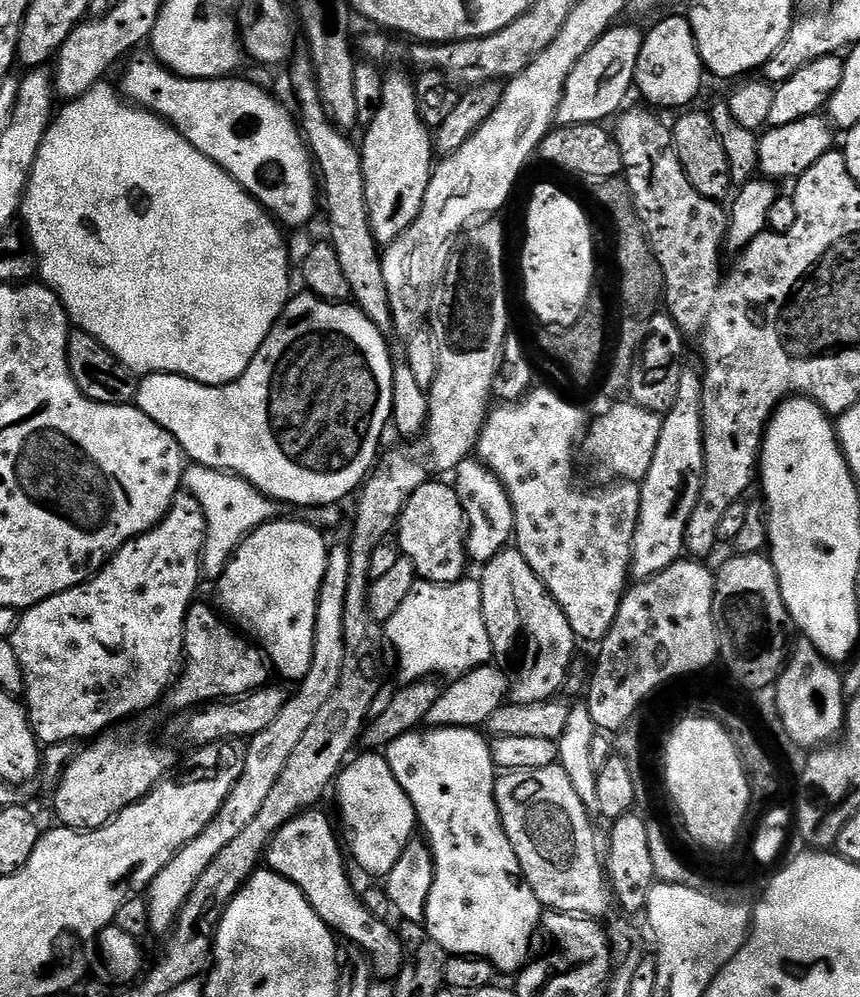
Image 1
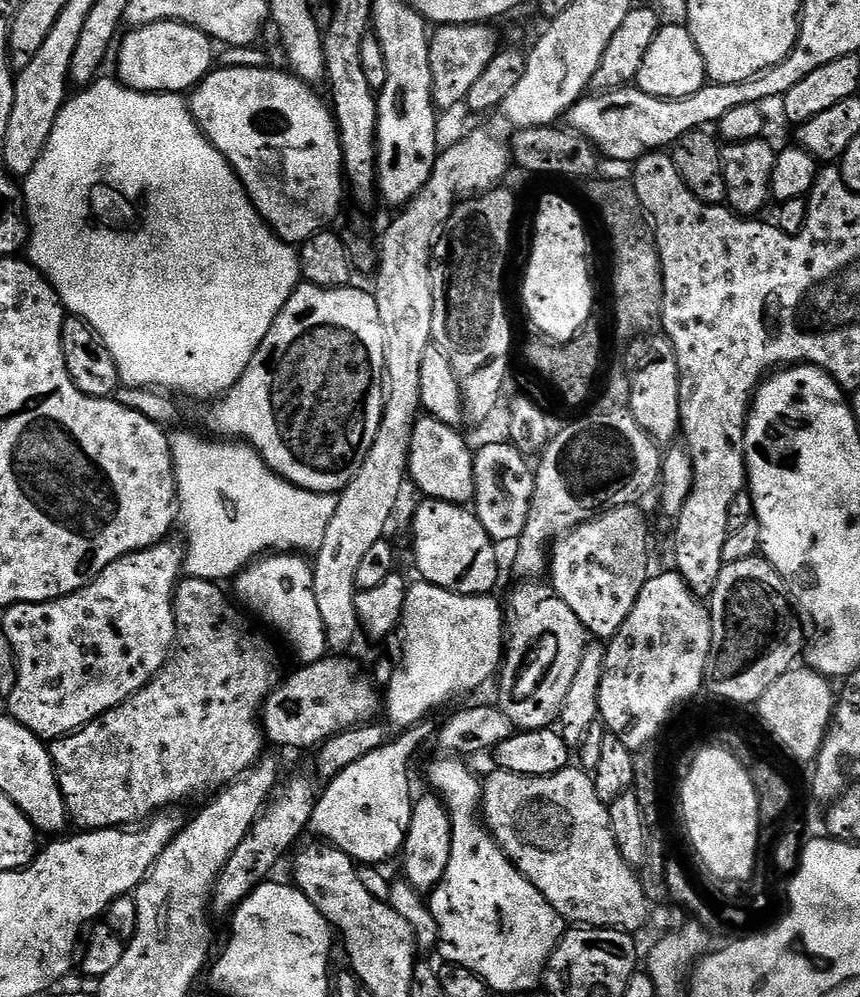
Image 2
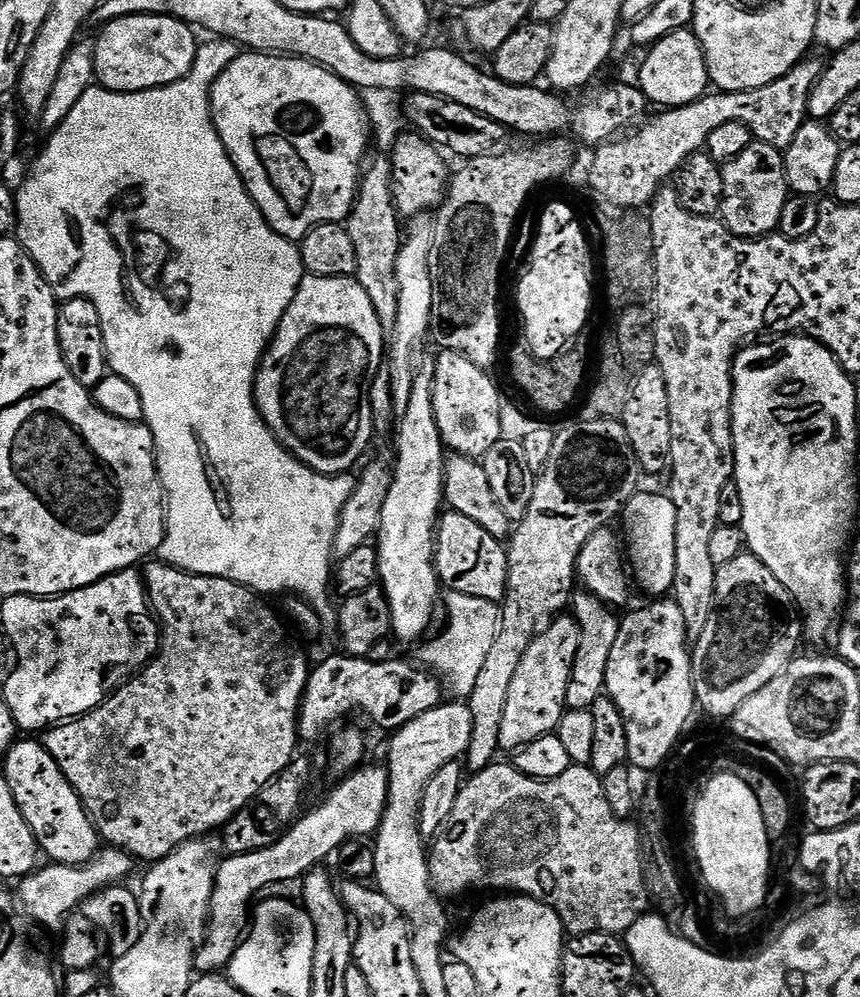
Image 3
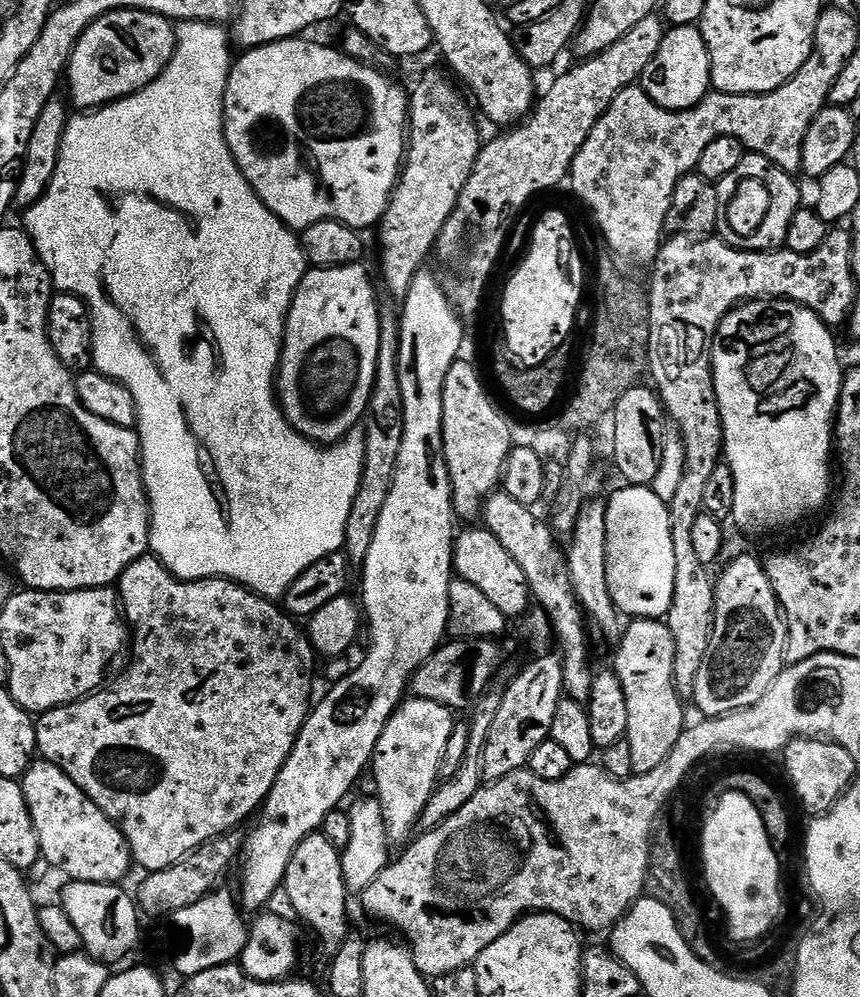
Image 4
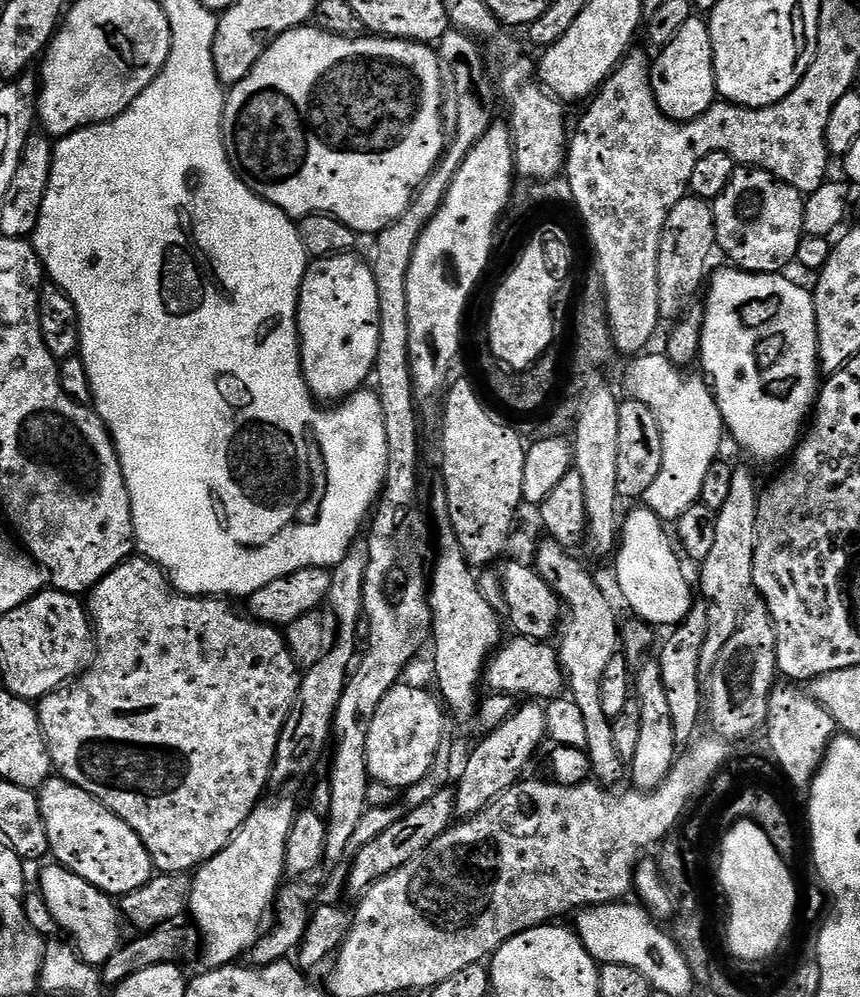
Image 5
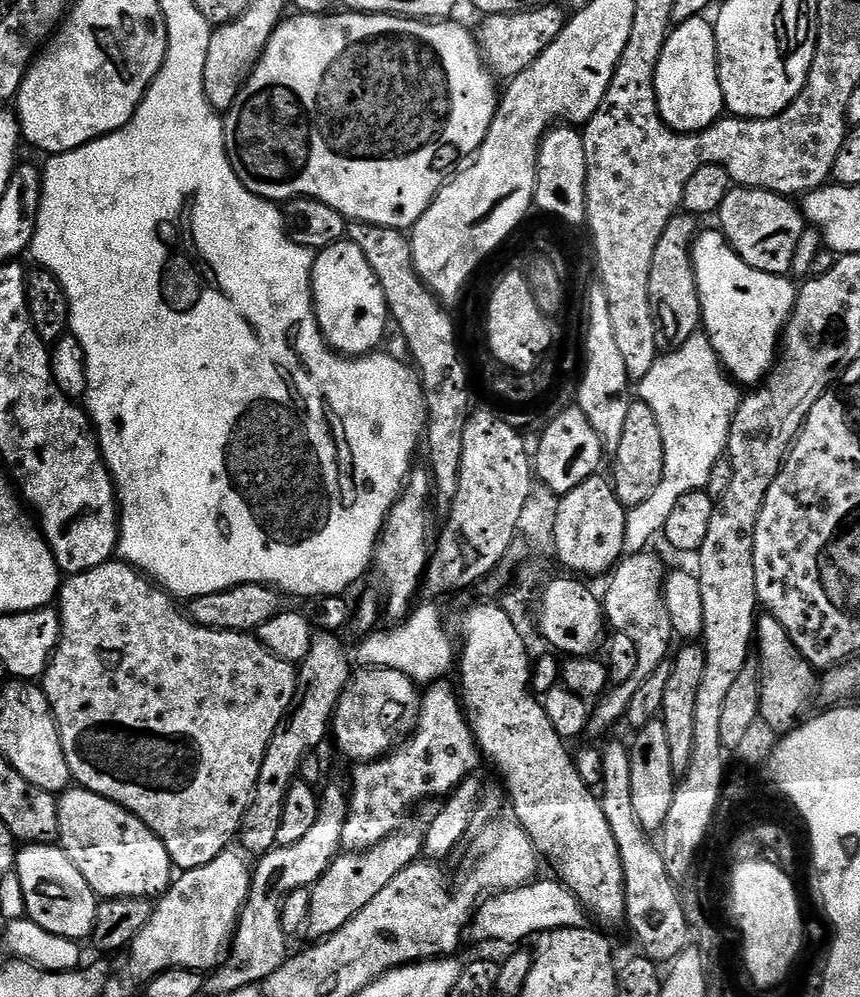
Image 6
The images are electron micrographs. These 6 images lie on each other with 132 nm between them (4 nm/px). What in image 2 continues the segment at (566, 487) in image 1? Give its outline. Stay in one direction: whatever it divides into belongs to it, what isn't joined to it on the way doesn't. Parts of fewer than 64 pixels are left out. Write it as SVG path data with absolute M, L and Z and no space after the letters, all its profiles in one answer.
M636 504L618 506L603 516L597 516L595 520L579 524L577 528L559 537L550 548L550 587L556 591L558 598L562 598L562 602L566 602L566 606L570 606L570 610L574 610L574 614L578 614L578 622L582 622L584 631L600 642L611 640L622 622L626 622L649 575L648 520Z

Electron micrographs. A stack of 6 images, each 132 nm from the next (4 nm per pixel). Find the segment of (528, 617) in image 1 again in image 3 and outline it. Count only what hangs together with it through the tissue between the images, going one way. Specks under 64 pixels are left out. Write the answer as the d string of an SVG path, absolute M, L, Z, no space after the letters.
M568 614L557 615L532 639L530 650L526 650L522 658L522 666L518 666L518 674L514 674L510 694L506 694L506 714L502 714L500 735L501 749L519 750L534 742L534 738L542 738L557 731L566 711L566 686L570 682L579 645L580 627Z

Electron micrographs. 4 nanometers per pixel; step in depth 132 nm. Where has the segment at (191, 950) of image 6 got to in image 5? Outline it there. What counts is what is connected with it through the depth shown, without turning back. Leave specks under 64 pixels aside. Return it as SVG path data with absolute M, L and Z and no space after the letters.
M271 795L261 799L260 803L256 805L256 809L250 814L250 818L246 818L246 822L234 833L234 835L232 835L232 840L229 844L227 844L227 846L225 846L214 858L210 858L207 862L200 865L199 868L195 869L194 875L191 877L190 887L188 889L187 911L190 913L191 923L194 925L199 939L202 941L202 948L204 944L204 960L206 962L205 965L207 965L208 968L223 968L225 964L239 961L241 957L243 957L240 955L242 955L243 952L245 955L245 953L251 949L252 945L256 943L258 937L261 935L262 927L260 928L260 923L263 922L264 915L266 915L267 912L269 915L270 909L273 907L276 899L276 893L281 887L282 881L285 879L286 869L284 866L284 859L286 858L286 842L288 841L288 835L290 834L290 826L294 822L294 818L298 811L298 805L296 805L288 796L270 796Z

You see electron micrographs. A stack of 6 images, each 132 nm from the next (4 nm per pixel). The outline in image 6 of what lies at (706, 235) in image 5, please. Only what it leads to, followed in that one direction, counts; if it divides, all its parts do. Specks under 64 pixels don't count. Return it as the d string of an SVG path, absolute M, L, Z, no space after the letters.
M677 214L666 222L658 246L654 246L654 262L650 262L650 306L656 318L656 346L660 350L675 350L691 336L697 335L702 324L700 295L692 265L692 244L698 235L697 217Z

